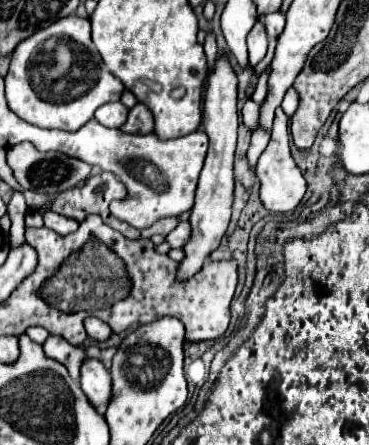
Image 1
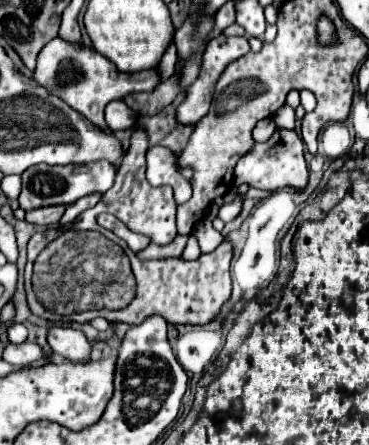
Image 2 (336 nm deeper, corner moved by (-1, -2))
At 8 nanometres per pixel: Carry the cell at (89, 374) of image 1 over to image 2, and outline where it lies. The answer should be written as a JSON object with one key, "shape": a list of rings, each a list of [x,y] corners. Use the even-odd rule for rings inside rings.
{"shape":[[[54,326],[48,330],[48,344],[50,344],[52,352],[56,352],[72,362],[80,362],[80,364],[90,362],[92,344],[86,340],[86,336],[80,330]]]}

